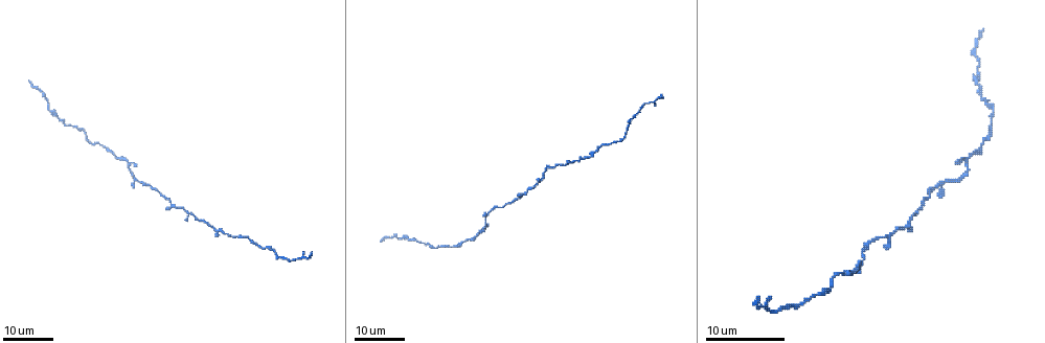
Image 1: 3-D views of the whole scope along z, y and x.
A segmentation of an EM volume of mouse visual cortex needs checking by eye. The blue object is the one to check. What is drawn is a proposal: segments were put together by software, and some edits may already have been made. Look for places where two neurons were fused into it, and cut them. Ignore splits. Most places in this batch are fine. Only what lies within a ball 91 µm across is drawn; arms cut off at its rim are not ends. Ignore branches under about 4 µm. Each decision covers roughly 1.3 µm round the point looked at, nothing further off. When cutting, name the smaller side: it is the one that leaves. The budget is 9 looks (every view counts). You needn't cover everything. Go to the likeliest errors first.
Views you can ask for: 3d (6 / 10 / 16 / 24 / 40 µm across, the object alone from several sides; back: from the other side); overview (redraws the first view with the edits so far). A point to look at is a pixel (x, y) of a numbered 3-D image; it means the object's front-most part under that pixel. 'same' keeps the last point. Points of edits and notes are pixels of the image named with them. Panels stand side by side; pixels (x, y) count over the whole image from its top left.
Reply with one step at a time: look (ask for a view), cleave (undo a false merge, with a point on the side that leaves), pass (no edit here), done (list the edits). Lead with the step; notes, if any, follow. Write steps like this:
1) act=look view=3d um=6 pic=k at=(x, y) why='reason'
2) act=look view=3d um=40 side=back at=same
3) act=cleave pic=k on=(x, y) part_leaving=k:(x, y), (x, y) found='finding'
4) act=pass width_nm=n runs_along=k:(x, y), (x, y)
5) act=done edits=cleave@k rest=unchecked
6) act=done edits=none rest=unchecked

act=look view=3d um=16 pic=1 at=(841, 273)

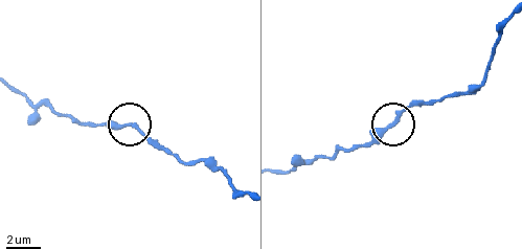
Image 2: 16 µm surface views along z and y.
act=look view=3d um=6 pic=2 at=(393, 121) why='zoom in'

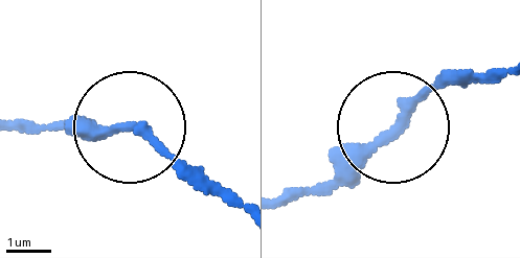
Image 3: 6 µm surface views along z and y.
act=pass width_nm=220 found='continuous, no second neuron'

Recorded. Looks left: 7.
act=look view=3d um=16 pic=1 at=(909, 221) why='sudden change in width'

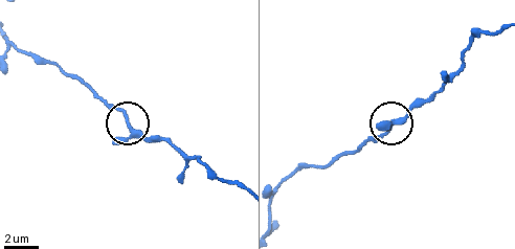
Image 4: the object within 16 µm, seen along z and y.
act=look view=3d um=6 pic=4 at=(128, 124) why='closer look'

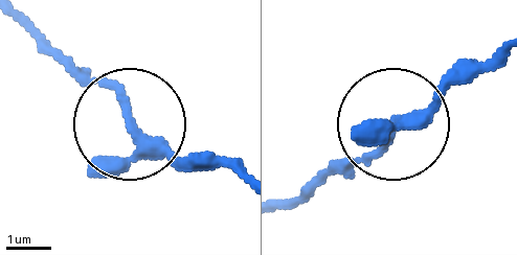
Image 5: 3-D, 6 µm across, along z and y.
act=pass width_nm=210 runs_along=5:(353, 170), (470, 66) found='all the same neuron'

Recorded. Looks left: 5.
act=look view=3d um=16 pic=1 at=(400, 239) why='sudden change in width'

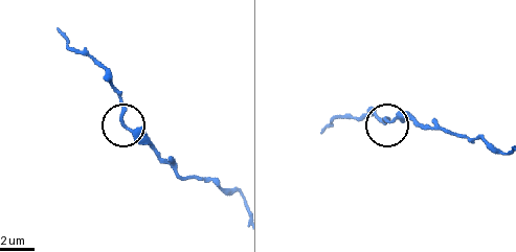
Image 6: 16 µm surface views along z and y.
act=look view=3d um=10 pic=6 at=(388, 122)

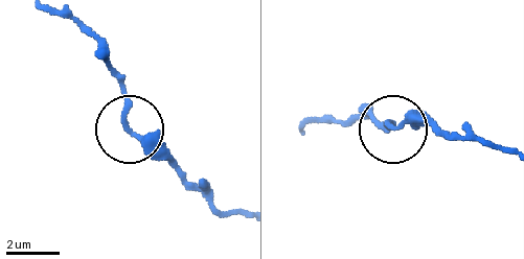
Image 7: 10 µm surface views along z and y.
act=pass runs_along=7:(501, 150), (420, 123), (382, 125) found='all the same neuron'

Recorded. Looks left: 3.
act=look view=3d um=16 pic=1 at=(634, 115) why='thick turns thin'

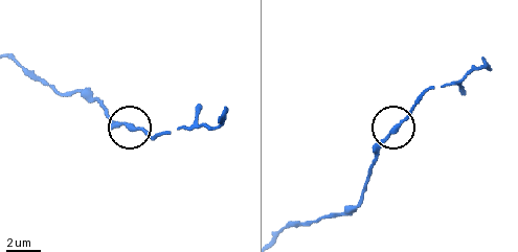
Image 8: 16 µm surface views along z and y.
act=look view=3d um=6 pic=8 at=(131, 127) why='zoom in'

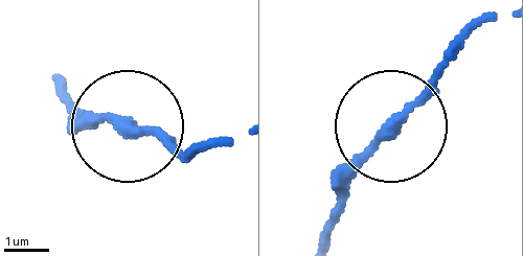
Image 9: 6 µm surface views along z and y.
act=pass runs_along=9:(59, 84), (88, 113), (171, 147), (220, 147) found='one neuron here'

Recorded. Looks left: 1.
act=done edits=none rest=unchecked

